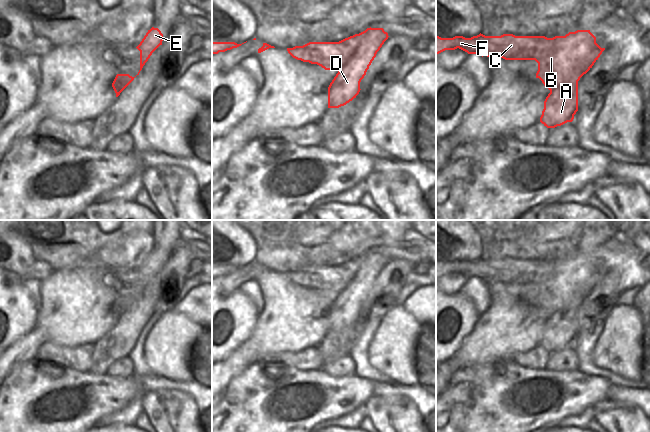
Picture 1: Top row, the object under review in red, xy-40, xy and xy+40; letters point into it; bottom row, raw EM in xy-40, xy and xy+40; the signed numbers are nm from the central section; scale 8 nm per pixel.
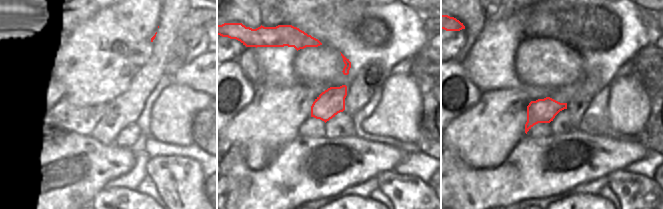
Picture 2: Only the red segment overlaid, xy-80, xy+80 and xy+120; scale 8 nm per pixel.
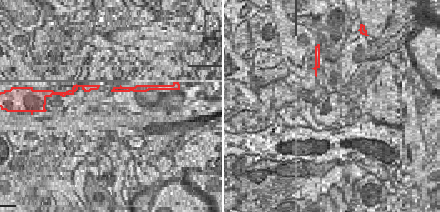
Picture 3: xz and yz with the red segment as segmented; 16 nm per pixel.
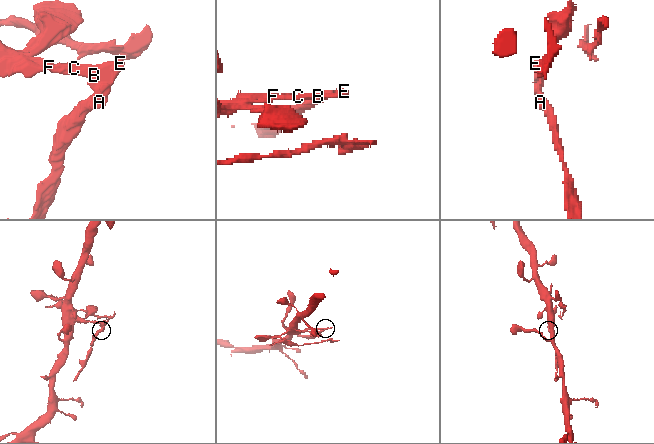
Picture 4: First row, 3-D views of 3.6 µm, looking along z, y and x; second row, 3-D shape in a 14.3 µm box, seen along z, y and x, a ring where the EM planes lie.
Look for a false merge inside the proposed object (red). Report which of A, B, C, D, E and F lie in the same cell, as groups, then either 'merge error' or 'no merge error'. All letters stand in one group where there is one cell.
groups A D E / B C F; merge error

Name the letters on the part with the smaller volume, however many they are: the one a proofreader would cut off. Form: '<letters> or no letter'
A, D, E

